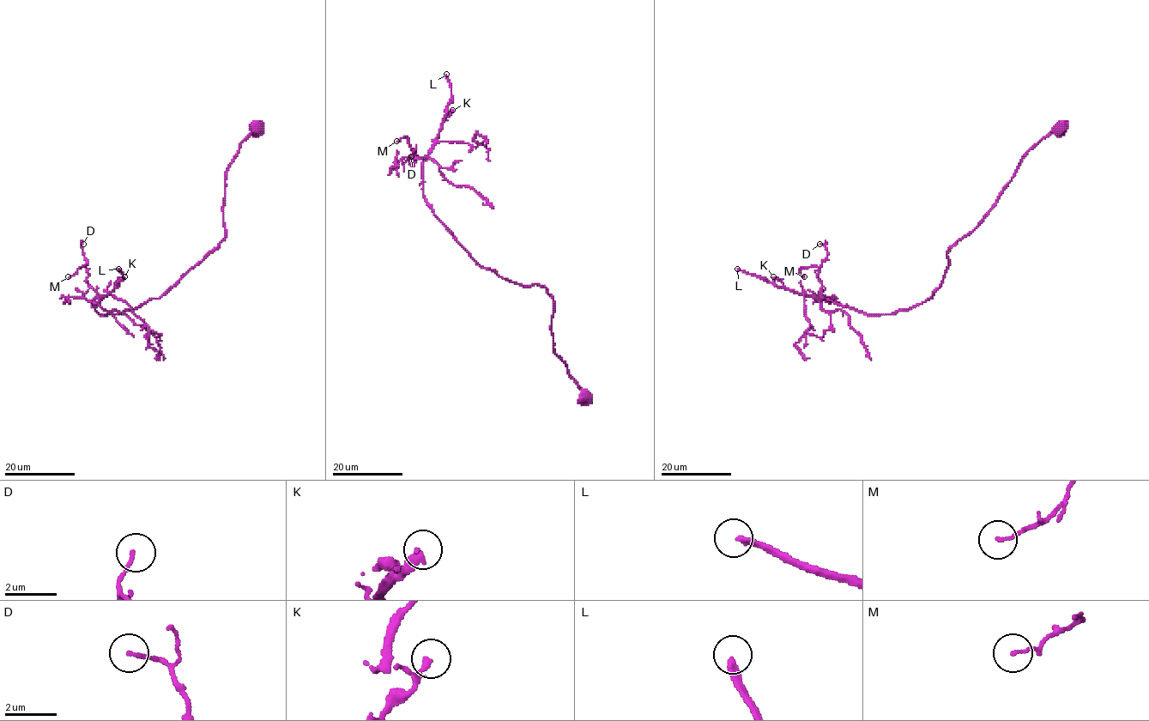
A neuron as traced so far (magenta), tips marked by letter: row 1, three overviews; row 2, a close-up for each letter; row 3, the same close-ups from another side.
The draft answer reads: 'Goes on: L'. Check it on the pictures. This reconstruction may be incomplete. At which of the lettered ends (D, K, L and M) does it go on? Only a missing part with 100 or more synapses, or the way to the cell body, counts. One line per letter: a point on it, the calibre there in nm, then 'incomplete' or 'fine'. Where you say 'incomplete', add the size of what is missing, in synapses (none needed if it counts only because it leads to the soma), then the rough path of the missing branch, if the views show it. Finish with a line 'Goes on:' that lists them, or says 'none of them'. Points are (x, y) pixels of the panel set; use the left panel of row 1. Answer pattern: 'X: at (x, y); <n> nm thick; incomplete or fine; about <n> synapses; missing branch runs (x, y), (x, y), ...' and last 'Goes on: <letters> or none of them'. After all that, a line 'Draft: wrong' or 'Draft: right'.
D: at (83, 244); 120 nm thick; fine
K: at (124, 276); 180 nm thick; fine
L: at (118, 269); 240 nm thick; incomplete; about 180 synapses
M: at (68, 276); 110 nm thick; fine
Goes on: L
Draft: right

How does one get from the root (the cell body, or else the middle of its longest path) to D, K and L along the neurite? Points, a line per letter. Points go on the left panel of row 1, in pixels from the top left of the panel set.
D: (257, 130), (241, 143), (226, 173), (225, 237), (159, 298), (99, 315), (97, 293), (87, 281), (83, 244)
K: (257, 130), (241, 143), (227, 171), (225, 237), (218, 245), (159, 298), (99, 315), (94, 299), (124, 276)
L: (257, 130), (227, 171), (218, 245), (159, 298), (99, 315), (94, 299), (123, 280), (118, 269)

